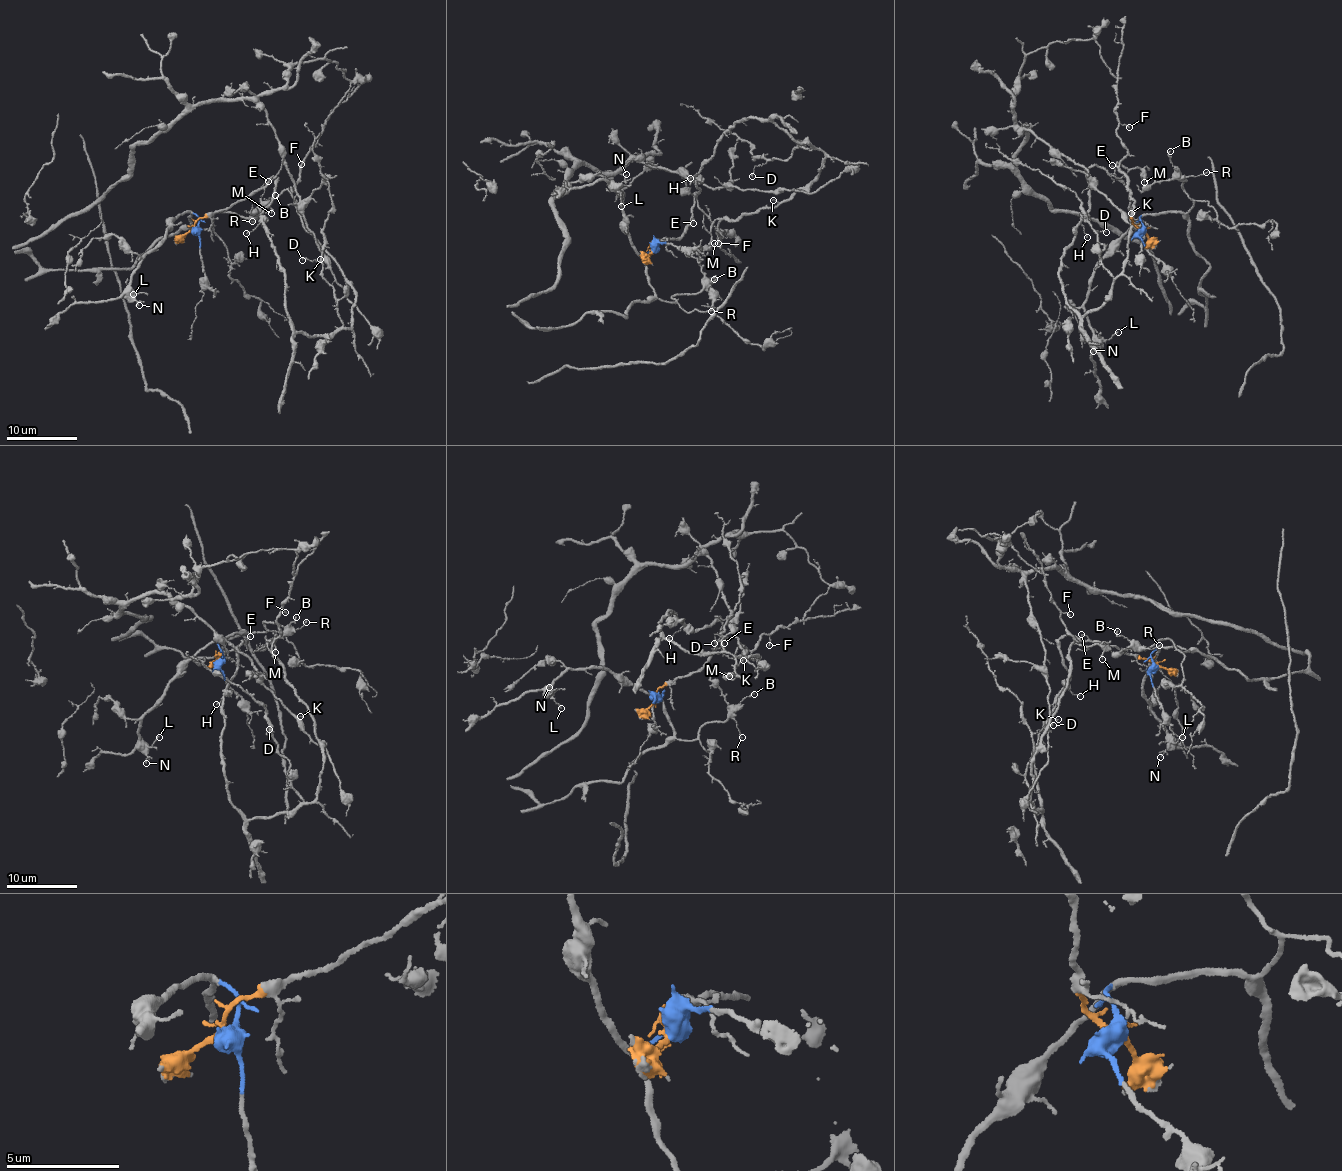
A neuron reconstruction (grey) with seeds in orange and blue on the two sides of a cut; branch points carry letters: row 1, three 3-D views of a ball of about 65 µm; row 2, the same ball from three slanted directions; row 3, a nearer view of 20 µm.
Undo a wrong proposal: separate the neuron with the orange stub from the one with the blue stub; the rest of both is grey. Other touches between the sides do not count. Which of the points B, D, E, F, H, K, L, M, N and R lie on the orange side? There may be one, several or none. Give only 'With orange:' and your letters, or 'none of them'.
With orange: D, E, F, H, K, M

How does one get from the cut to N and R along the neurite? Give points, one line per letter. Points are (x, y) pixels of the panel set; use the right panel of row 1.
N: (1143, 231), (1142, 216), (1114, 243), (1112, 251), (1096, 267), (1084, 305), (1093, 341), (1098, 343), (1093, 350)
R: (1143, 231), (1141, 217), (1146, 214), (1187, 213), (1193, 205), (1184, 188), (1184, 178), (1207, 171)

